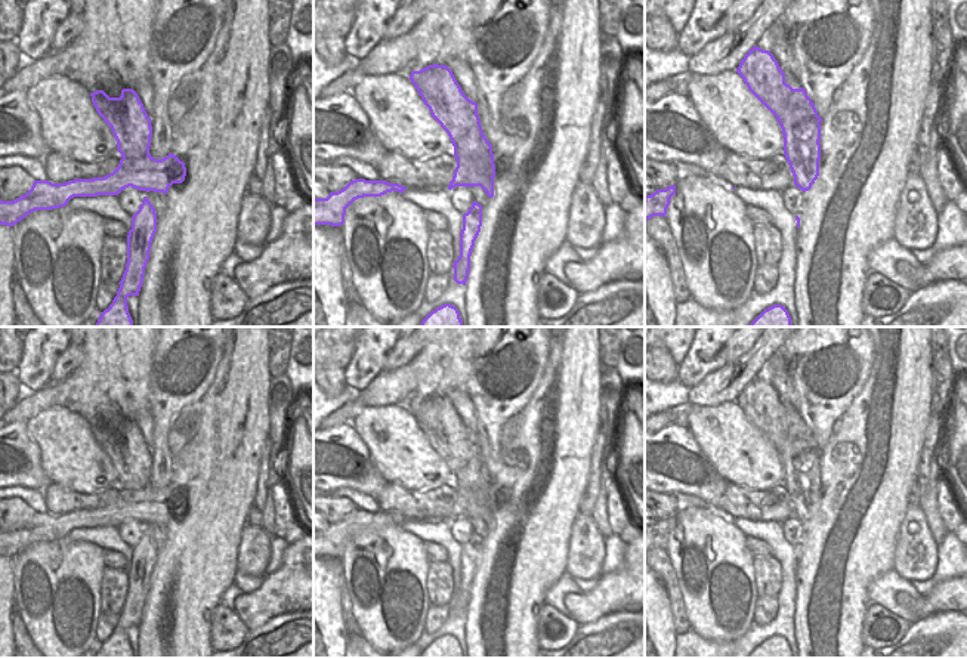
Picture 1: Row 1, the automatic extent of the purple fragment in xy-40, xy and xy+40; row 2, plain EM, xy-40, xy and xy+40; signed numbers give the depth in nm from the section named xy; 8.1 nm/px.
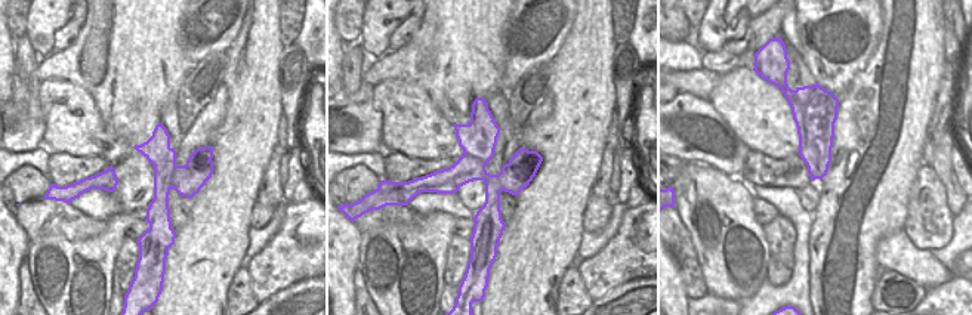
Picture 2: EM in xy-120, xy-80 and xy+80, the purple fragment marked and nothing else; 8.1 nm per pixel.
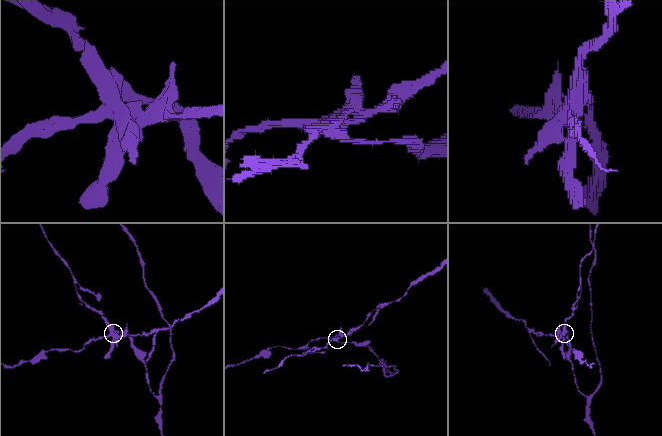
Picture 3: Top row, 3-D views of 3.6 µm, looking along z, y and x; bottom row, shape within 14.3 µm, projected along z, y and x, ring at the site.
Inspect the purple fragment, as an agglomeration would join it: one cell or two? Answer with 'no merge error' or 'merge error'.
merge error

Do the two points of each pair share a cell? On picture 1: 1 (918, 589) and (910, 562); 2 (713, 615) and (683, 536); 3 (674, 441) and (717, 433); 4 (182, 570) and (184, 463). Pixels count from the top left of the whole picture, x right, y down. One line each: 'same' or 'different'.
1: different
2: same
3: different
4: same

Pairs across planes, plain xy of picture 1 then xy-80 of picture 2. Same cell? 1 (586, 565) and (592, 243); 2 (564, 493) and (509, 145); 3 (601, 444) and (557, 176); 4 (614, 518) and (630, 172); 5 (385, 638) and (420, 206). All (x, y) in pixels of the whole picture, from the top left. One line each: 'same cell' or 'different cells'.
1: different cells
2: different cells
3: different cells
4: same cell
5: different cells

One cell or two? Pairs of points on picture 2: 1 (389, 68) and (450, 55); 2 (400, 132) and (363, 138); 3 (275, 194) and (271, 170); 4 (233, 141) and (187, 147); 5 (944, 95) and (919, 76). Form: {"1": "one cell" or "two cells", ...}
{"1": "one cell", "2": "two cells", "3": "one cell", "4": "two cells", "5": "two cells"}

